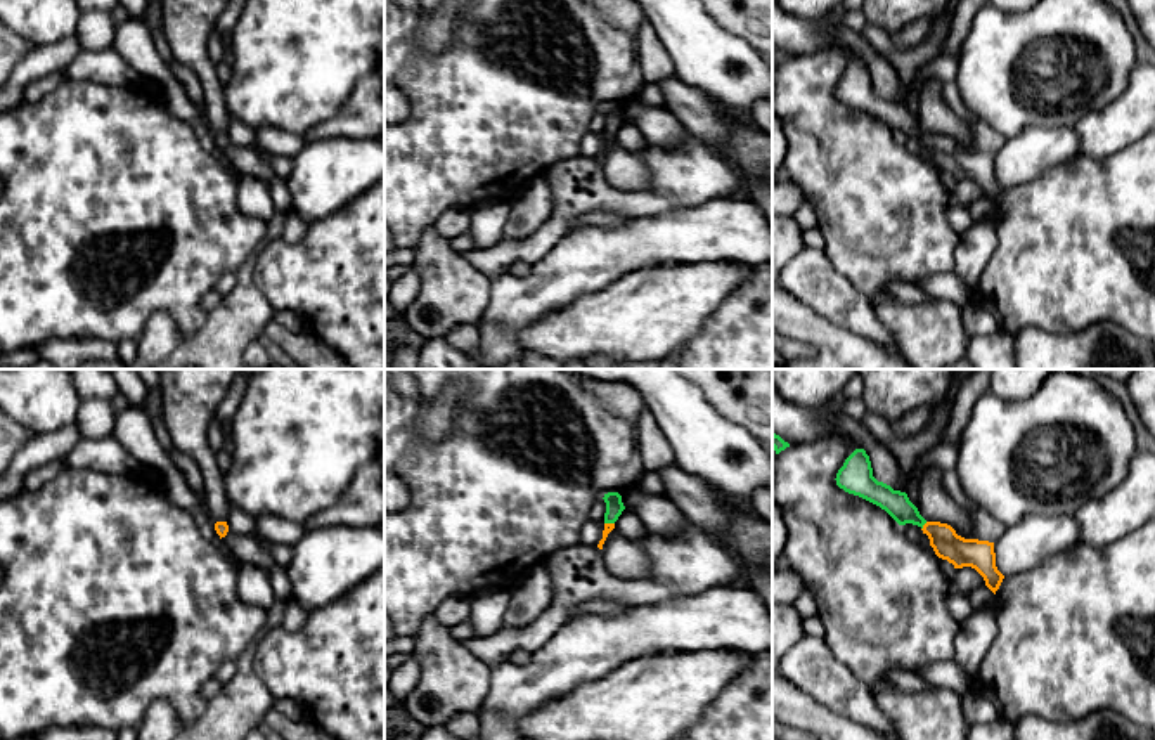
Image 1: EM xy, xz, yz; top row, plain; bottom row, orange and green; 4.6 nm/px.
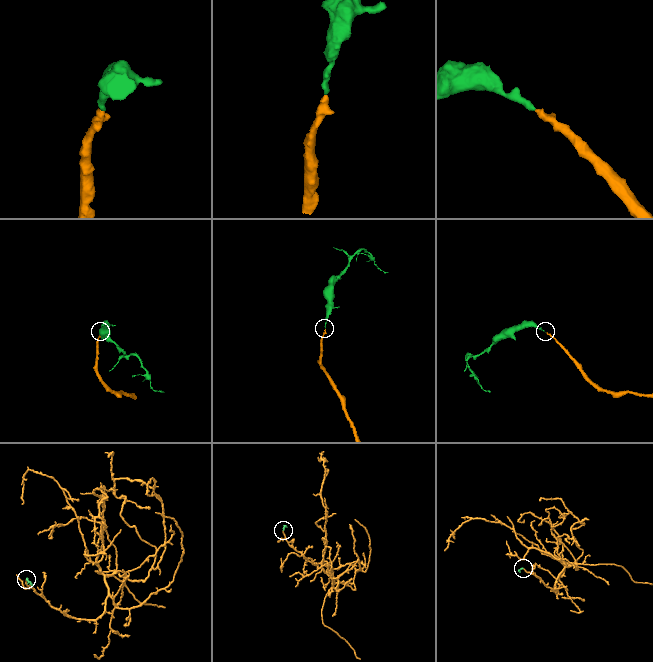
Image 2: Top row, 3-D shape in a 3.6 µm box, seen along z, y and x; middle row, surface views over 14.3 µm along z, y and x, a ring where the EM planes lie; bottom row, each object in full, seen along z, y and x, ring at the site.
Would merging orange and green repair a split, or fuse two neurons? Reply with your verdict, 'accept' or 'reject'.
accept

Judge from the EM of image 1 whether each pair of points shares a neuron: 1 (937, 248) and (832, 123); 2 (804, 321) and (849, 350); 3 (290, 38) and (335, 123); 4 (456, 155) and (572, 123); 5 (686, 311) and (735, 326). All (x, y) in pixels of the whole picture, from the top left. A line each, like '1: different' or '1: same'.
1: same
2: same
3: different
4: same
5: different

